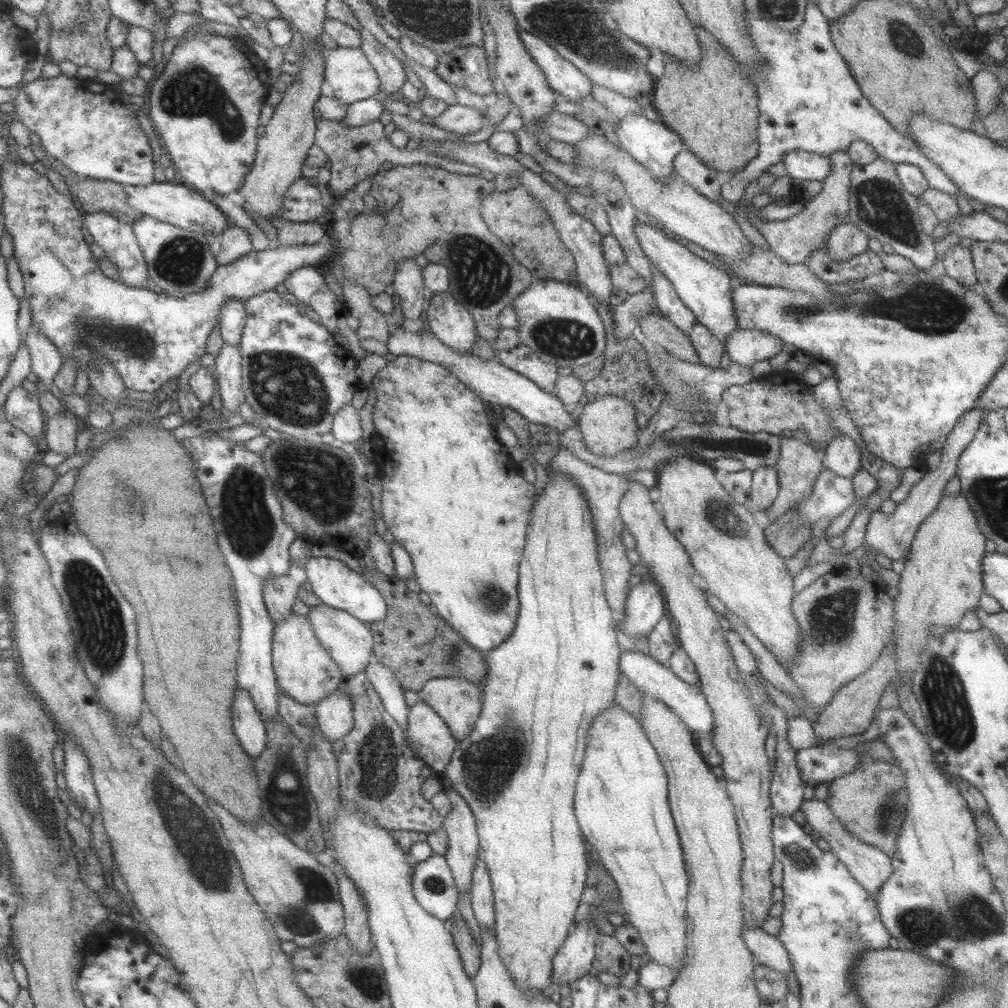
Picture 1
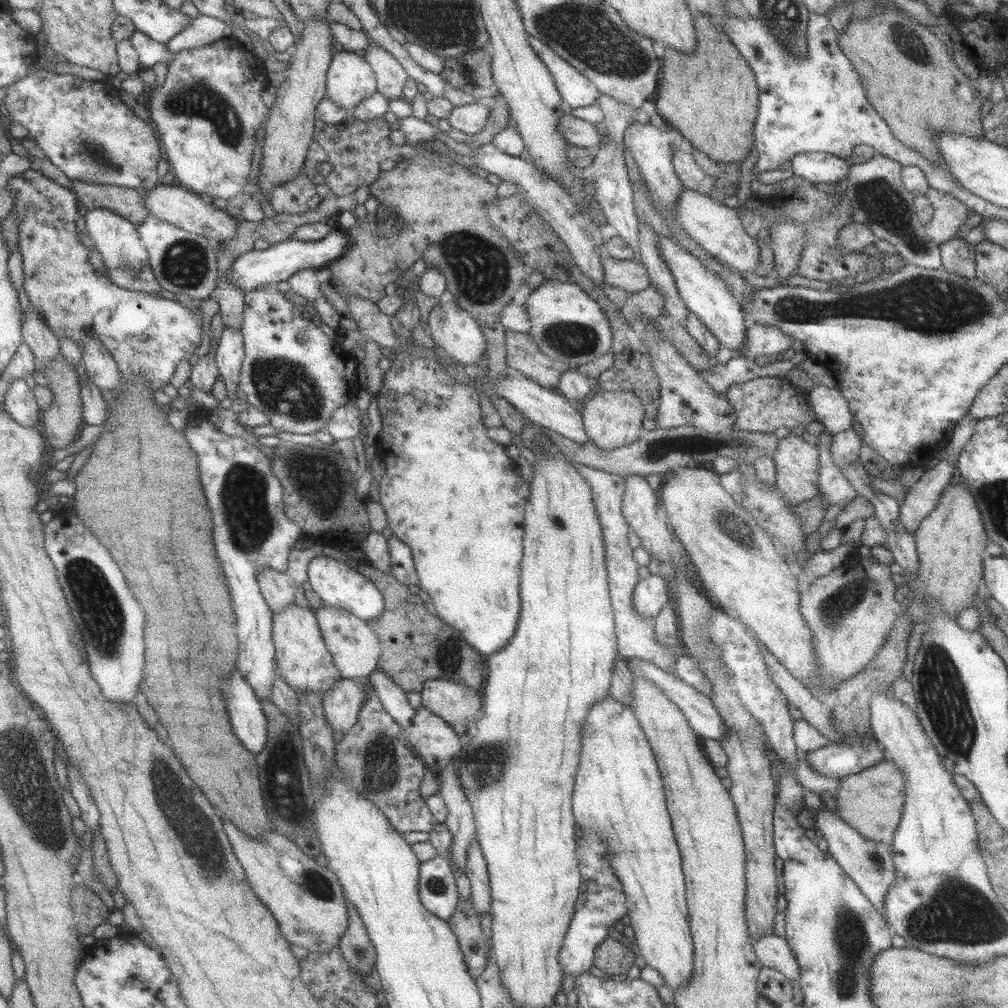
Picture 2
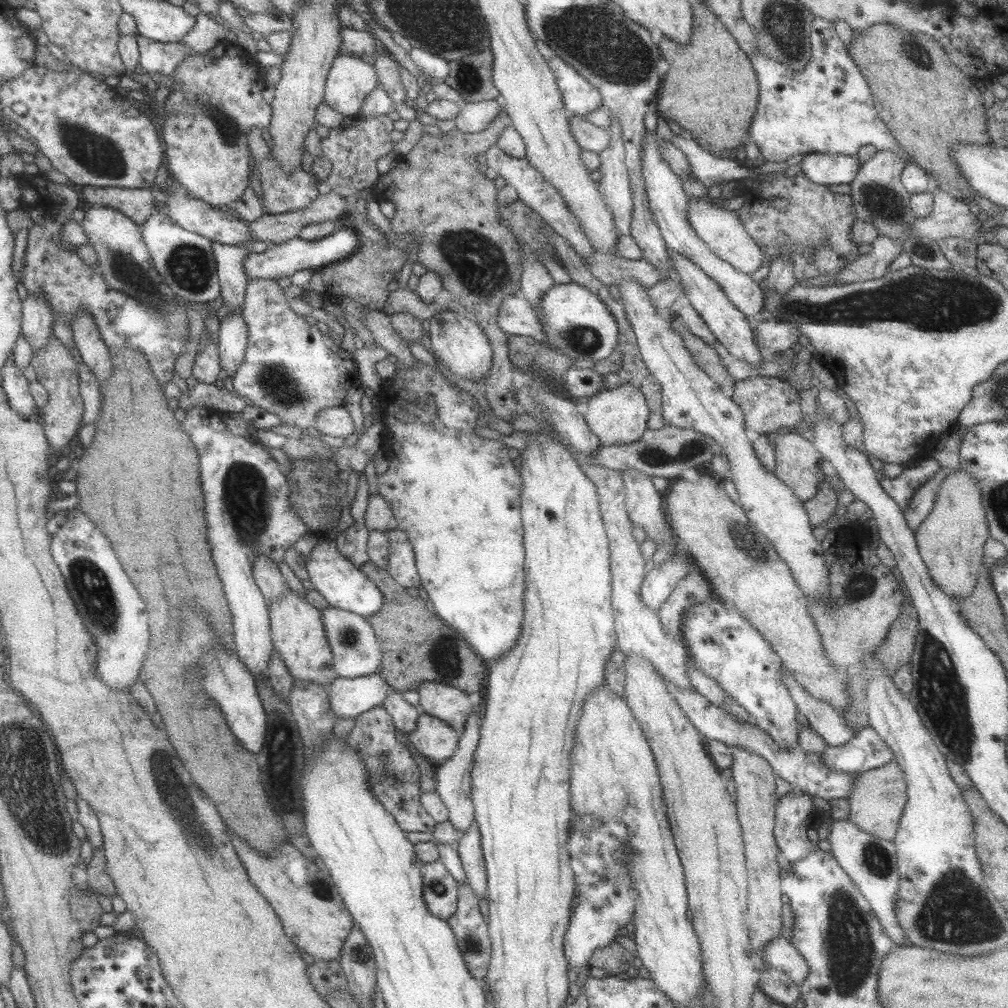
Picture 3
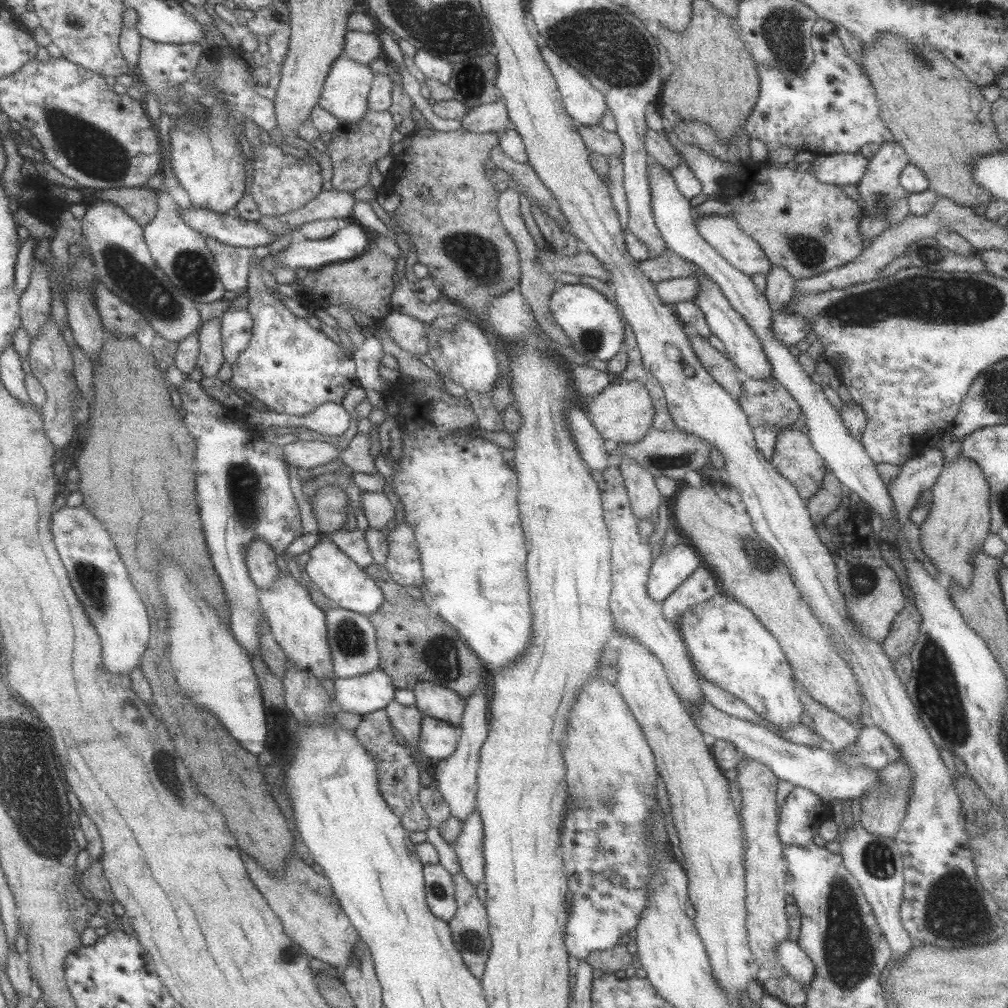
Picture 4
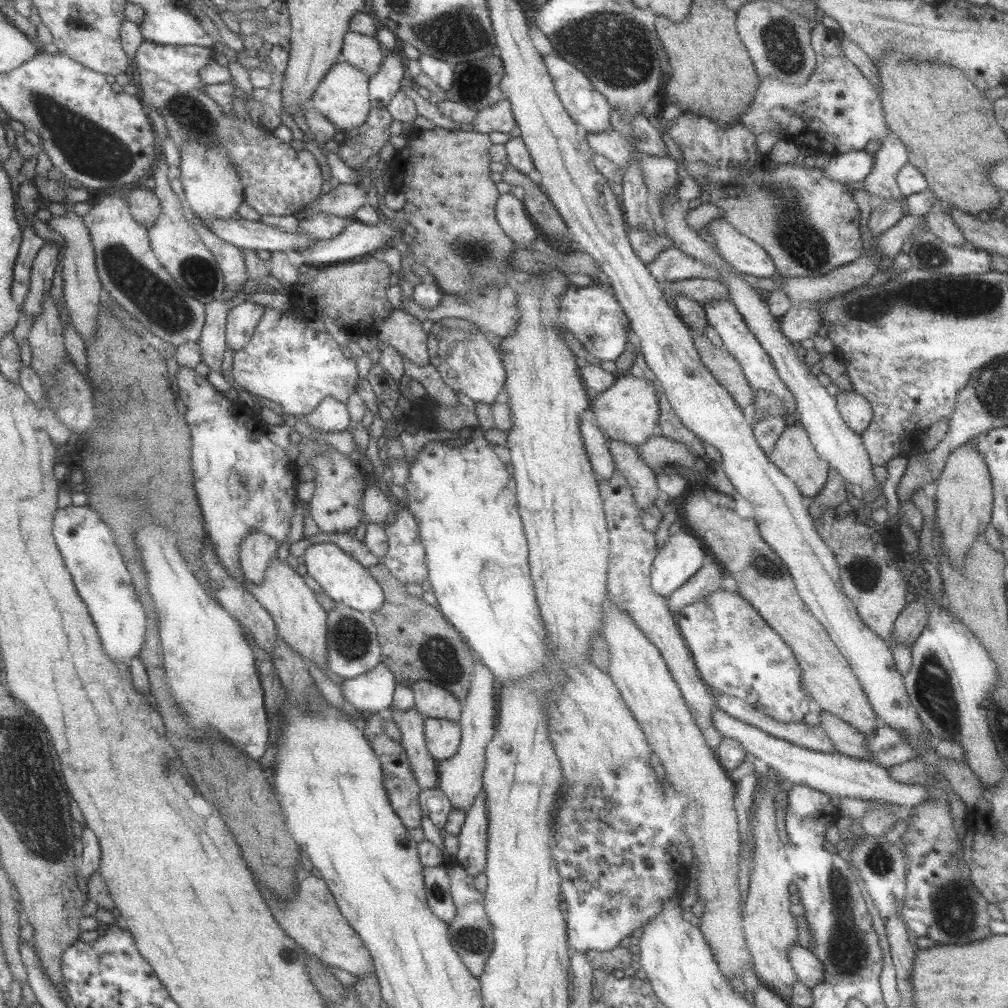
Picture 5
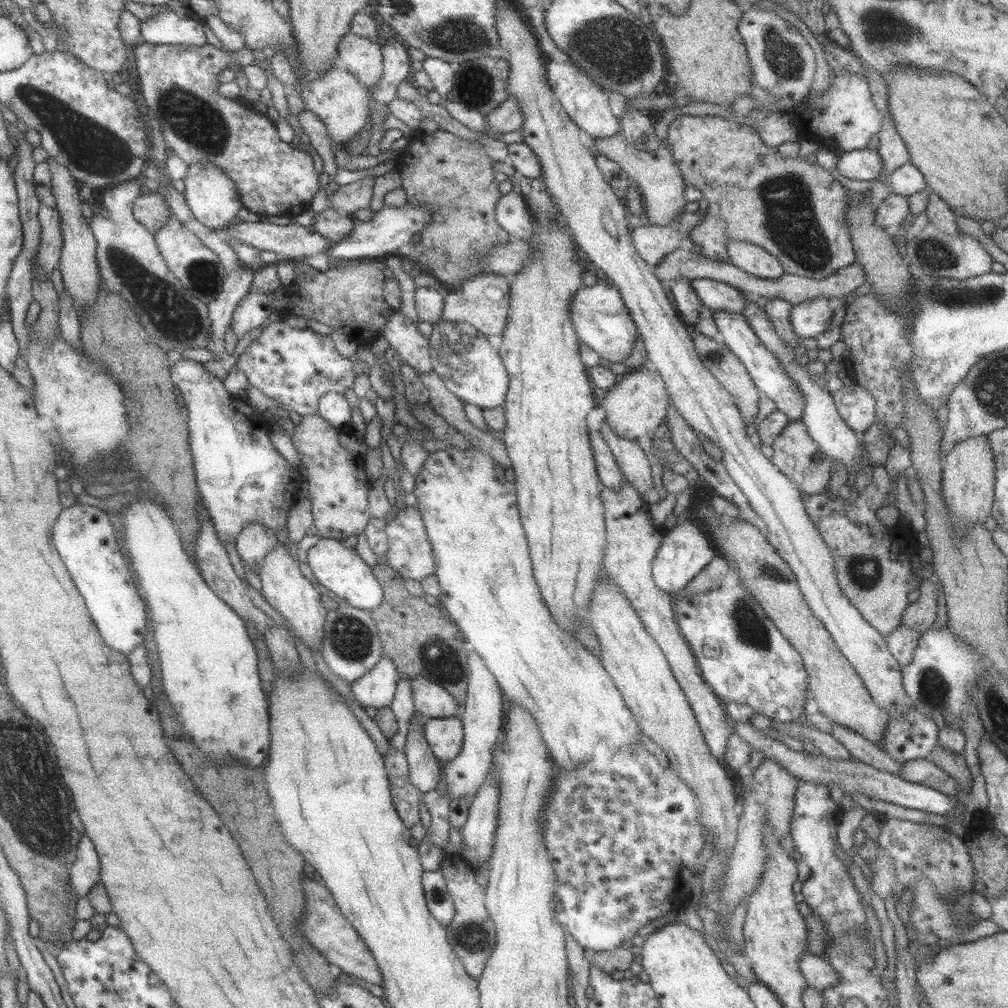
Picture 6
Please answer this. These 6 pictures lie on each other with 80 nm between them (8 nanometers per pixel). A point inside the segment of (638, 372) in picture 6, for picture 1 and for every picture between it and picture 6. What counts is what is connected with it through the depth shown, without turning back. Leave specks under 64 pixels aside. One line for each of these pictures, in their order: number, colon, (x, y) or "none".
1: (607, 426)
2: (610, 419)
3: (617, 415)
4: (622, 412)
5: (627, 411)

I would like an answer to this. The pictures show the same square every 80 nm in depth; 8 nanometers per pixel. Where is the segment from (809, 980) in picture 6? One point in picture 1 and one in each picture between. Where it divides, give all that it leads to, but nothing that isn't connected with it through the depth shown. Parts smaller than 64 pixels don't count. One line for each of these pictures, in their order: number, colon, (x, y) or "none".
1: (767, 950)
2: (771, 951)
3: (779, 954)
4: (796, 964)
5: (808, 970)

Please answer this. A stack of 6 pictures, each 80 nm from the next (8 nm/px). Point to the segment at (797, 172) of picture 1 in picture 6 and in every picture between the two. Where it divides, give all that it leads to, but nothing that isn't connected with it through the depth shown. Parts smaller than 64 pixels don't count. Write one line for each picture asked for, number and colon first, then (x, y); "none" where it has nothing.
2: (814, 167)
3: (826, 169)
4: (839, 169)
5: (850, 167)
6: (864, 164)

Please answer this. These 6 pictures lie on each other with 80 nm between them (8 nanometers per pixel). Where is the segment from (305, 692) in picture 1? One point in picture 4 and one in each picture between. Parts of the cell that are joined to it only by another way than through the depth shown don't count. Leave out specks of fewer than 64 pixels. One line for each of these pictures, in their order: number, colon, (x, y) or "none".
2: (301, 659)
3: (297, 633)
4: (298, 626)

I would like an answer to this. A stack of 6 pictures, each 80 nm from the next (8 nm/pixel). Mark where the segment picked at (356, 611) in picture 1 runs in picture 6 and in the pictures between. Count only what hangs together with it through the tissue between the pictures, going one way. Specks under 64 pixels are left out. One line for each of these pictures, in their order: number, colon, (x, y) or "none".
2: (337, 584)
3: (341, 583)
4: (346, 585)
5: (342, 578)
6: (341, 571)

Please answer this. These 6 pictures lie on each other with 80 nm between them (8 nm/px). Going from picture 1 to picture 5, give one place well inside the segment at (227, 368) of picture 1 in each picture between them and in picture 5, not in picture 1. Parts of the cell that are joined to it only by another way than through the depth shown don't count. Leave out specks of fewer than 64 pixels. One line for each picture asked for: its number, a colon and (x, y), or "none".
2: (228, 355)
3: (232, 336)
4: (236, 325)
5: (241, 319)

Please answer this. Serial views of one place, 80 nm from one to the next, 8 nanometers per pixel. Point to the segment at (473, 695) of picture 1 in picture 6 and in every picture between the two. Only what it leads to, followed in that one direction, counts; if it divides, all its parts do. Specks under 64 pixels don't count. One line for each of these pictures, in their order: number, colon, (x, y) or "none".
2: (459, 706)
3: (447, 703)
4: (436, 701)
5: (432, 701)
6: (431, 700)

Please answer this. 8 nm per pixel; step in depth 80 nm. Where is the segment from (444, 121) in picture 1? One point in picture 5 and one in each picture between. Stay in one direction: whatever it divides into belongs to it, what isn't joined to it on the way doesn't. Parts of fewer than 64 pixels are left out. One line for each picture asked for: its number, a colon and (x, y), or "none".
2: (470, 118)
3: (473, 117)
4: (492, 117)
5: (497, 120)

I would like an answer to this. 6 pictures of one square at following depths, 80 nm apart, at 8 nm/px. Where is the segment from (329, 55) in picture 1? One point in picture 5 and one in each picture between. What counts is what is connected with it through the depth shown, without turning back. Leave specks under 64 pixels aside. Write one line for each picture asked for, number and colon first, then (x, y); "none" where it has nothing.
2: (349, 80)
3: (349, 81)
4: (345, 90)
5: (342, 95)

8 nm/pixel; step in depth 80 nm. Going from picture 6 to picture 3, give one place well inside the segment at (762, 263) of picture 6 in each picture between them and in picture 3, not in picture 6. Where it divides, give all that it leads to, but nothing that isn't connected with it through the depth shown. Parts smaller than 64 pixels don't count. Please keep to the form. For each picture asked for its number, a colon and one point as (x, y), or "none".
3: (721, 230)
4: (721, 232)
5: (743, 255)

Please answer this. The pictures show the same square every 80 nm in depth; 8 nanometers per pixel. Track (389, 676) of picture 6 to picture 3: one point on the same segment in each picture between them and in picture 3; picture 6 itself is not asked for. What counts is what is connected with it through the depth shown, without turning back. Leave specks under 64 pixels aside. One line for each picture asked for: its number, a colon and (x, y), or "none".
3: (347, 696)
4: (364, 693)
5: (372, 691)

